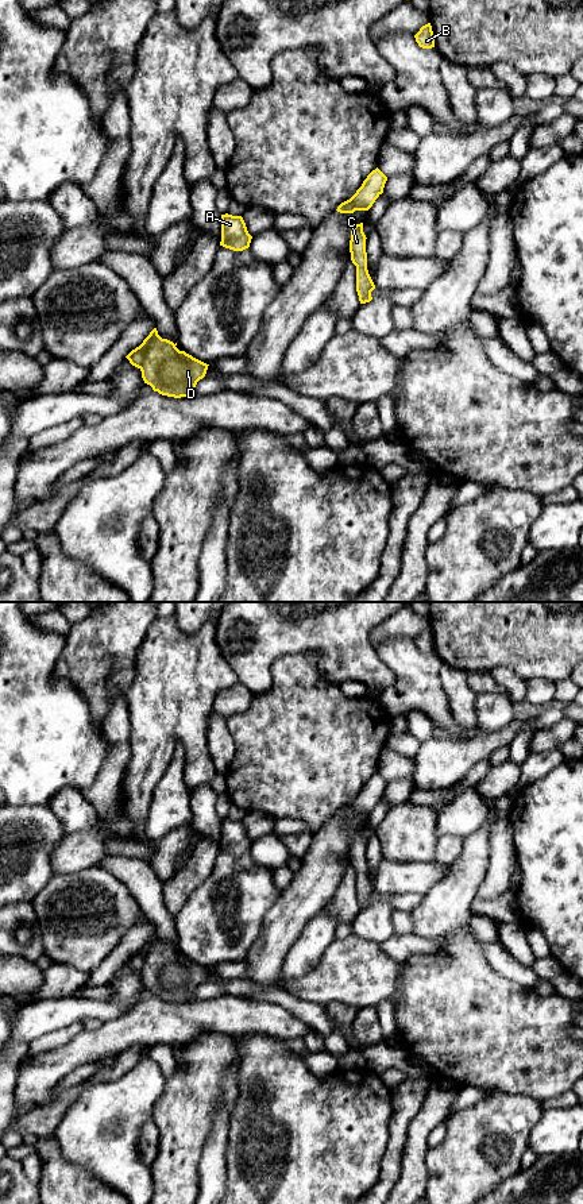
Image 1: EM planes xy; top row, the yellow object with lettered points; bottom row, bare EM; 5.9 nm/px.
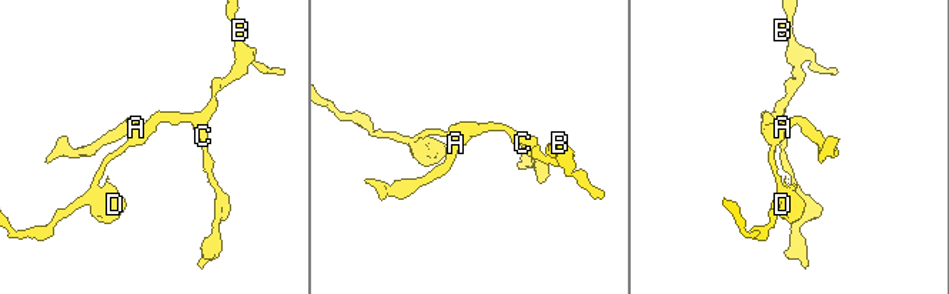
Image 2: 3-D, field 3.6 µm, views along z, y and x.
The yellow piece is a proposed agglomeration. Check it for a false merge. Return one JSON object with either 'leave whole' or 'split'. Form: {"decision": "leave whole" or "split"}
{"decision": "split"}

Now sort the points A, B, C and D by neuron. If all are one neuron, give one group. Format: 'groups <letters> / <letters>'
groups A B C / D

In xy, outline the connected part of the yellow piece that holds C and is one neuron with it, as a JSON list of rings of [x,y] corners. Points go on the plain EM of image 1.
[[[363,827],[356,829],[351,836],[350,857],[351,865],[356,871],[356,896],[360,908],[372,904],[371,896],[375,890],[367,875],[366,840],[363,837]]]

